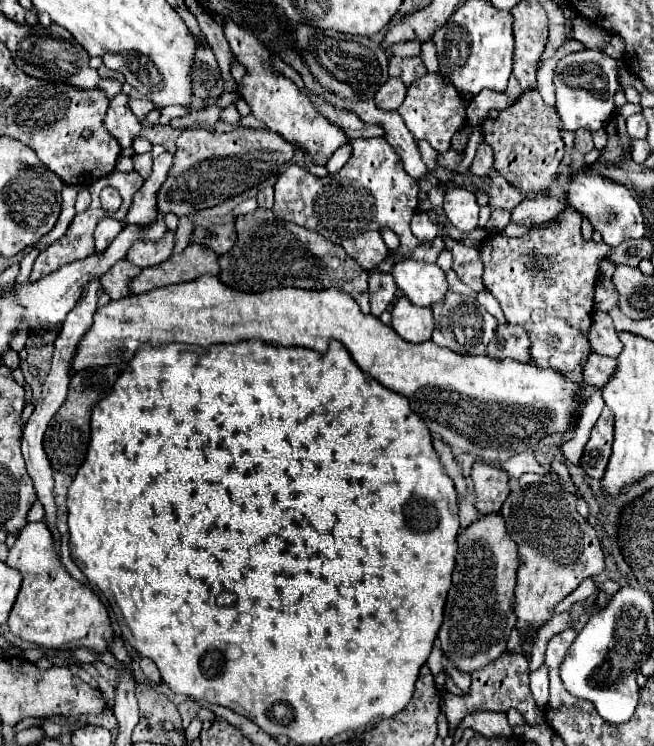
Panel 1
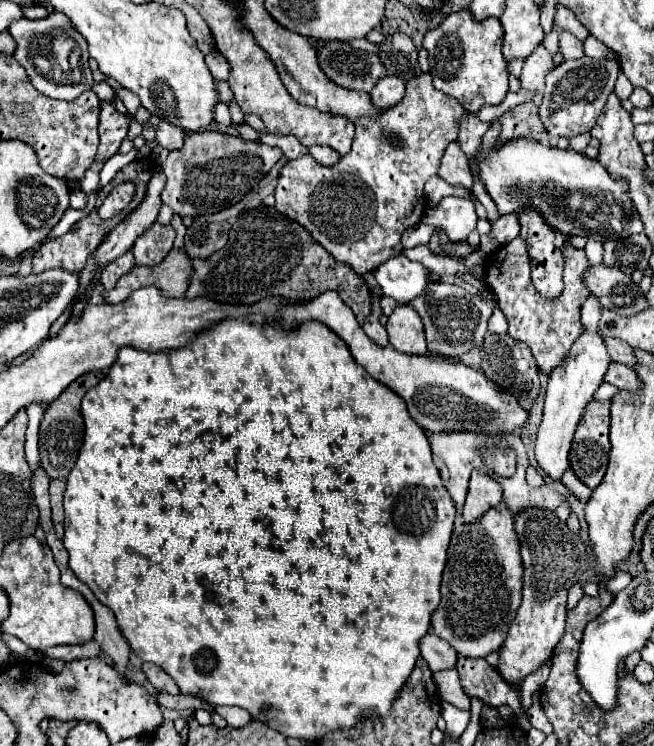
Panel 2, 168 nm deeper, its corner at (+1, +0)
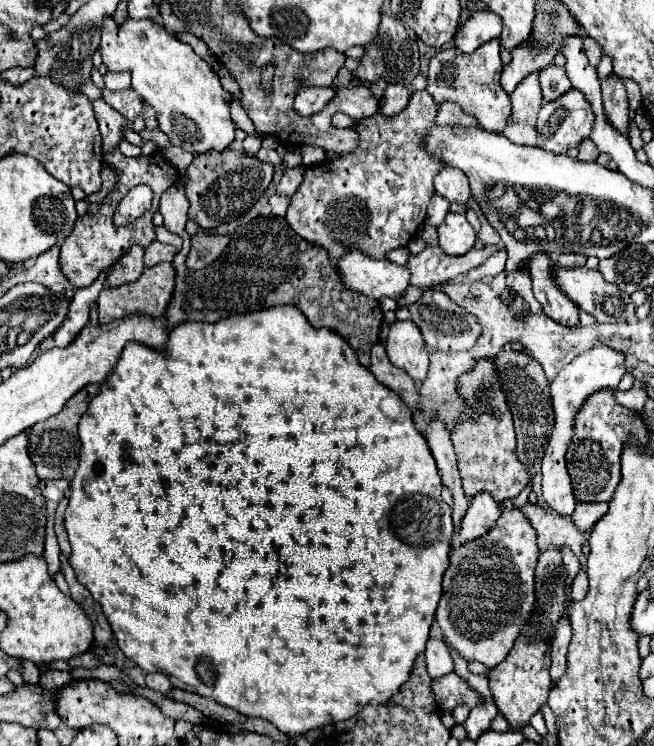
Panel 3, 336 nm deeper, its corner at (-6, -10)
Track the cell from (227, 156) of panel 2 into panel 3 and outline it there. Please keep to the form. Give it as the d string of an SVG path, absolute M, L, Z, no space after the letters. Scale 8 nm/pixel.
M208 151L196 155L186 171L180 171L178 181L184 187L184 193L190 201L188 217L196 221L202 229L212 229L222 223L230 223L244 215L268 189L274 165L264 163L258 157L250 157L244 151Z

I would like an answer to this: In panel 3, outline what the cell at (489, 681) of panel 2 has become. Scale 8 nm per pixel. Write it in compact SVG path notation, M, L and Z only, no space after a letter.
M456 673L444 675L442 679L434 681L432 683L432 691L436 695L438 705L444 711L452 711L456 705L468 705L472 709L472 707L478 707L478 705L484 703L480 693L476 693L468 685L468 681L462 679L460 675L456 675Z

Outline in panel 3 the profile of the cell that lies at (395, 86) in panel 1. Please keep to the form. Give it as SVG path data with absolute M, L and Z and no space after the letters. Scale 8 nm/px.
M392 83L386 87L384 97L380 99L380 113L386 117L398 115L410 101L410 91L402 83Z

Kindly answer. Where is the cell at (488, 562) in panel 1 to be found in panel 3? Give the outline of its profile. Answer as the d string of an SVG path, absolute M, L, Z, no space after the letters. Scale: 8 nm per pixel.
M518 509L504 511L496 527L480 539L452 549L436 621L444 641L456 649L464 661L480 661L488 667L496 667L506 659L534 609L536 561L536 531Z

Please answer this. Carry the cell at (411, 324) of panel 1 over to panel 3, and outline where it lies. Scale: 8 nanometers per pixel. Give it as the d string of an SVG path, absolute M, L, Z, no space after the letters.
M396 321L390 327L388 341L386 341L386 353L392 361L392 365L404 369L414 381L422 381L428 373L428 351L424 349L424 339L420 335L420 329L412 321Z

